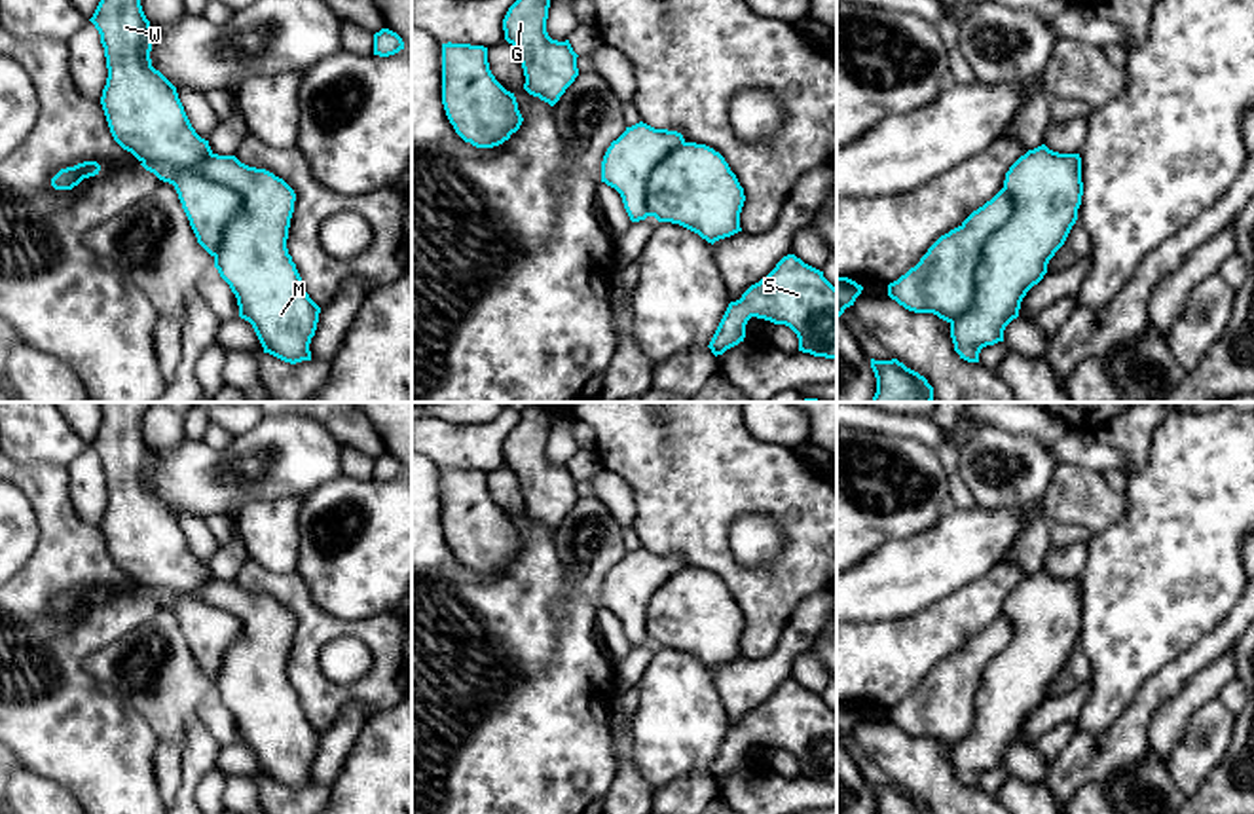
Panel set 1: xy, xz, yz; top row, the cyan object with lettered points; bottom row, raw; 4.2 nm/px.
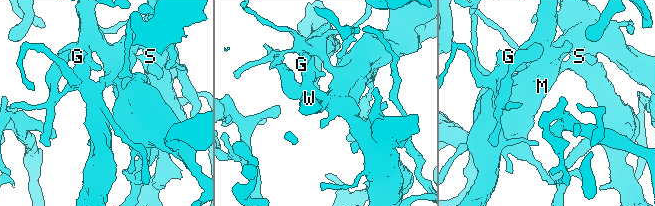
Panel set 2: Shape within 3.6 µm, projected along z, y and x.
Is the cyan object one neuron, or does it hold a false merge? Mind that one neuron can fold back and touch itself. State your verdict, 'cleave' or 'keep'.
cleave

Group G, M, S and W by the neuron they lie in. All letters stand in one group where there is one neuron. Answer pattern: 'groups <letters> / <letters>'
groups G S W / M

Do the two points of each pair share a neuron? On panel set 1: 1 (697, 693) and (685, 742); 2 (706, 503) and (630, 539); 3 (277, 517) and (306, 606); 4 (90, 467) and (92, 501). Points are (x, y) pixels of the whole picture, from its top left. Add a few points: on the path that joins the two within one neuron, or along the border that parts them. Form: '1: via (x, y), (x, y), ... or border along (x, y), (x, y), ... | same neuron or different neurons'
1: via (685, 704), (685, 731) | same neuron
2: border along (630, 528), (642, 545) | different neurons
3: border along (251, 558), (274, 572), (295, 572) | different neurons
4: via (90, 475), (90, 494) | same neuron

